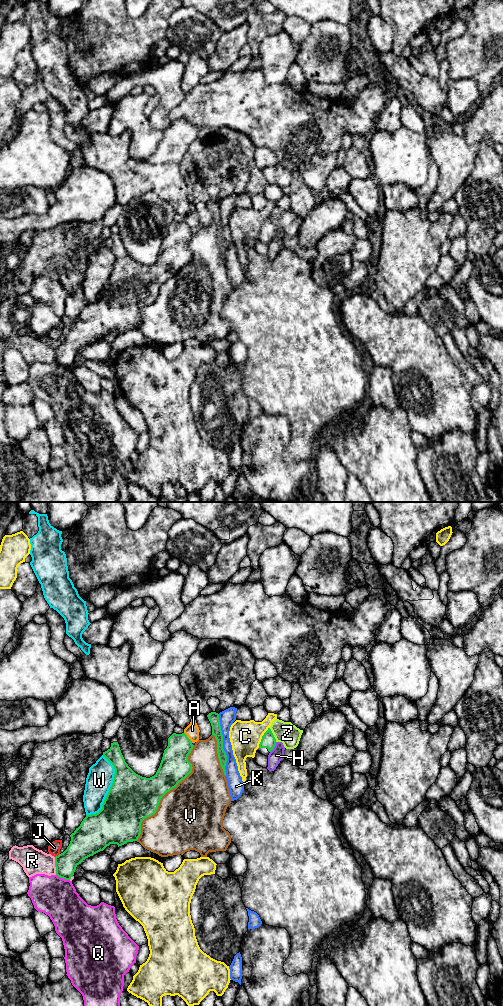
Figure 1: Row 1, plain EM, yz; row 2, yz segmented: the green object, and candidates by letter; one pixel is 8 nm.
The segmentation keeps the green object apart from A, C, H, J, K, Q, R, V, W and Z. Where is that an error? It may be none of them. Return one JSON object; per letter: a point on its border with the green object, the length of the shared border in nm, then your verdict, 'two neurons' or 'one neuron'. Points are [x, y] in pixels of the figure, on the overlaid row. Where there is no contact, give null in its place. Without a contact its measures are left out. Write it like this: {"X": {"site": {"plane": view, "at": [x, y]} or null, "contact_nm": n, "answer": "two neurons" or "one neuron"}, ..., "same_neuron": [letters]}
{"A": {"site": {"plane": "yz", "at": [187, 737]}, "contact_nm": 100, "answer": "two neurons"}, "C": {"site": {"plane": "yz", "at": [262, 737]}, "contact_nm": 190, "answer": "two neurons"}, "H": {"site": {"plane": "yz", "at": [274, 746]}, "contact_nm": 100, "answer": "two neurons"}, "J": {"site": {"plane": "yz", "at": [58, 855]}, "contact_nm": 50, "answer": "two neurons"}, "K": {"site": {"plane": "yz", "at": [222, 745]}, "contact_nm": 500, "answer": "two neurons"}, "Q": {"site": {"plane": "yz", "at": [63, 878]}, "contact_nm": 120, "answer": "two neurons"}, "R": {"site": {"plane": "yz", "at": [55, 866]}, "contact_nm": 140, "answer": "two neurons"}, "V": {"site": {"plane": "yz", "at": [166, 792]}, "contact_nm": 900, "answer": "two neurons"}, "W": {"site": {"plane": "yz", "at": [109, 789]}, "contact_nm": 500, "answer": "two neurons"}, "Z": {"site": {"plane": "yz", "at": [272, 734]}, "contact_nm": 130, "answer": "one neuron"}, "same_neuron": ["Z"]}

